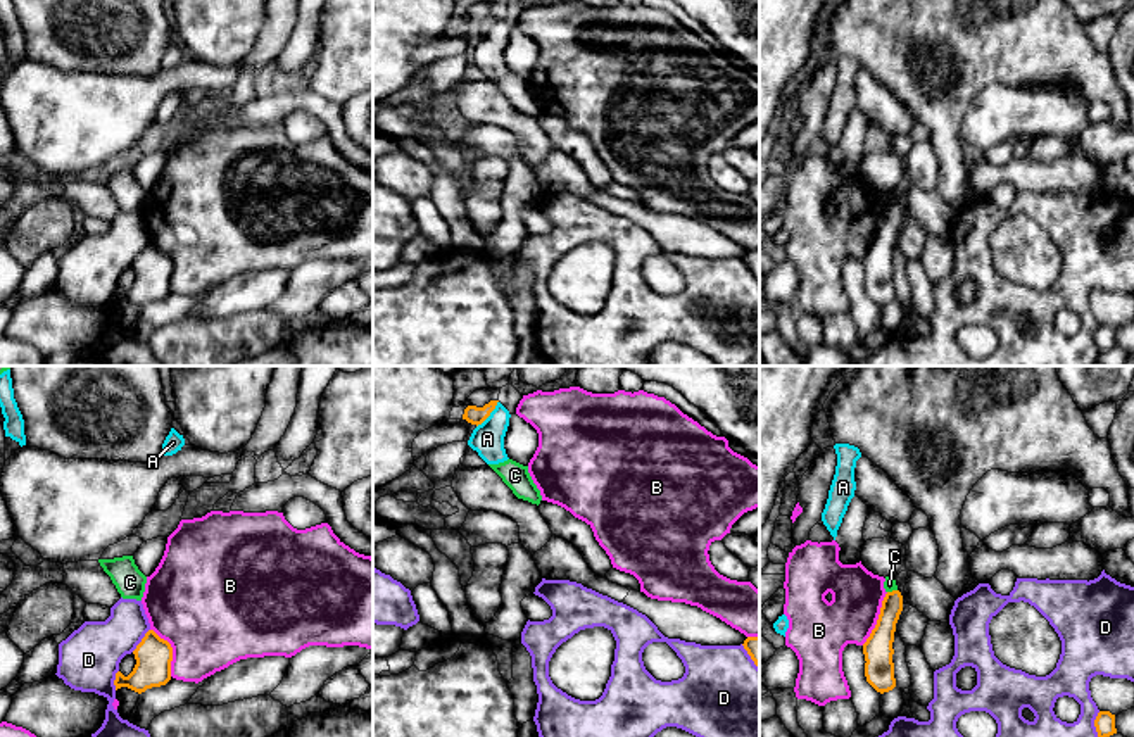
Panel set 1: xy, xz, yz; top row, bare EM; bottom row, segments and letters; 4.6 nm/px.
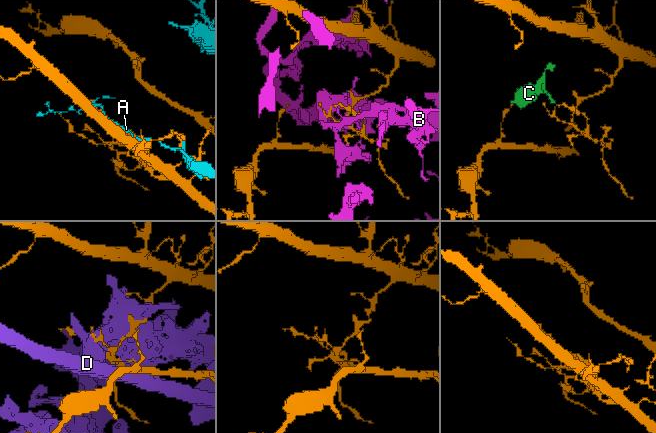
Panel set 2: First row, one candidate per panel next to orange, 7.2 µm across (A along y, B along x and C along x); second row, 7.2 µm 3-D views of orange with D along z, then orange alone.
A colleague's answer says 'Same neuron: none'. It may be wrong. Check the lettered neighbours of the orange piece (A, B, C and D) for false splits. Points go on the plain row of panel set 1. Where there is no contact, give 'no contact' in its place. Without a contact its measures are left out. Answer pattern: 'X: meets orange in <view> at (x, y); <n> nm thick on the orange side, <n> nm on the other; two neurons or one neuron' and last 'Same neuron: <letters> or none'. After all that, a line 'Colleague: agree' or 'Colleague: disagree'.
A: meets orange in xz at (489, 28); 90 nm thick on the orange side, 160 nm on the other; two neurons
B: meets orange in yz at (879, 232); 140 nm thick on the orange side, 240 nm on the other; two neurons
C: meets orange in yz at (893, 204); 120 nm thick on the orange side, 60 nm on the other; two neurons
D: meets orange in yz at (1095, 339); 100 nm thick on the orange side, 320 nm on the other; two neurons
Same neuron: none
Colleague: agree

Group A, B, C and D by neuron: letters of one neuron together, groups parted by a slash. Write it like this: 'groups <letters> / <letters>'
groups A / B / C / D

